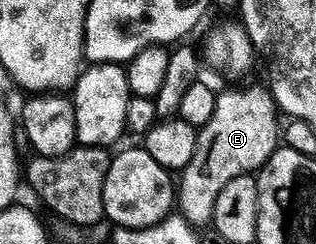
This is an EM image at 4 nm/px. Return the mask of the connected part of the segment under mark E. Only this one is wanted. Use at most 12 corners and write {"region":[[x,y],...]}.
{"region":[[265,85],[218,94],[176,178],[176,210],[209,227],[232,176],[280,145]]}

